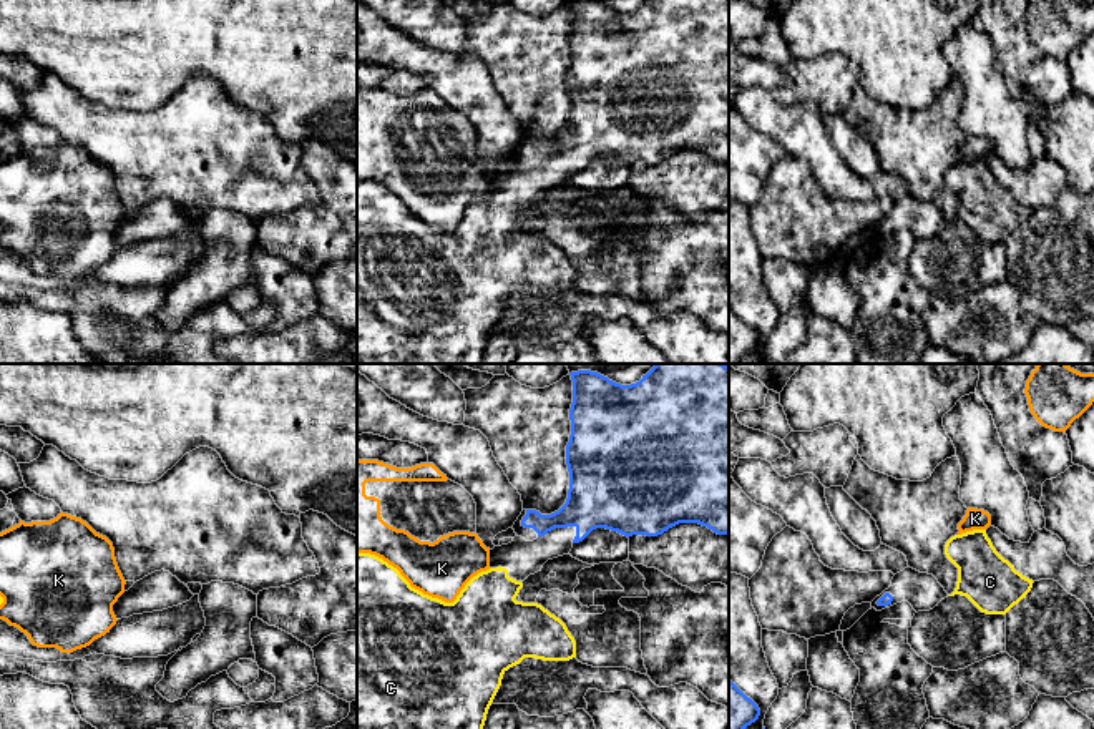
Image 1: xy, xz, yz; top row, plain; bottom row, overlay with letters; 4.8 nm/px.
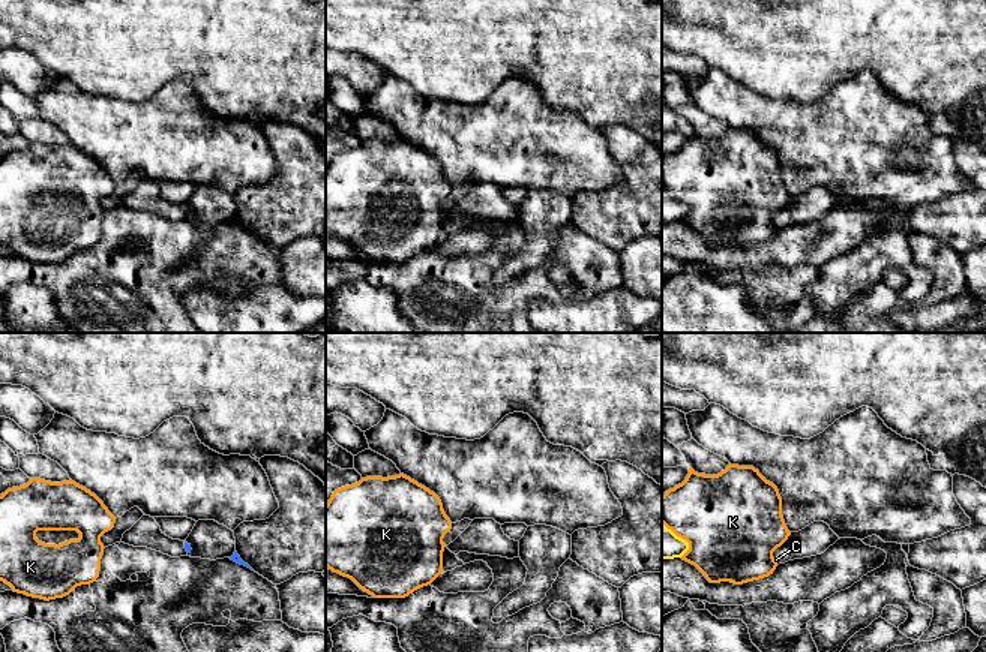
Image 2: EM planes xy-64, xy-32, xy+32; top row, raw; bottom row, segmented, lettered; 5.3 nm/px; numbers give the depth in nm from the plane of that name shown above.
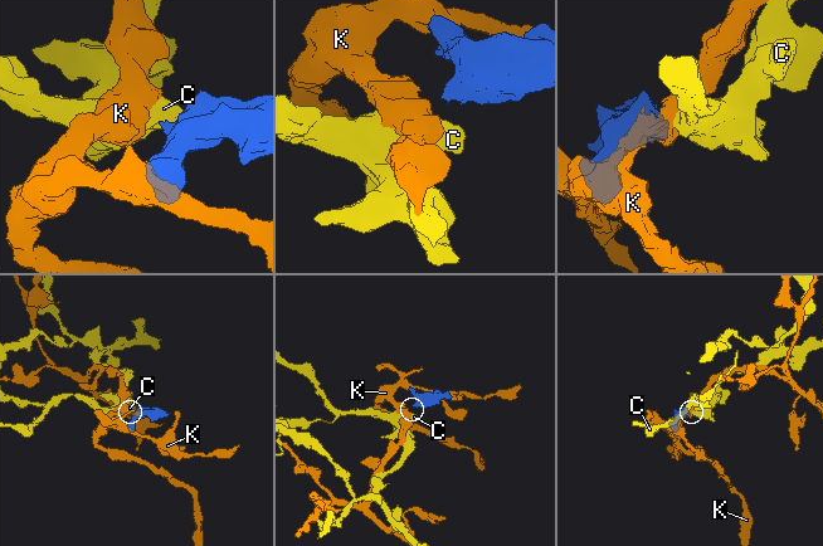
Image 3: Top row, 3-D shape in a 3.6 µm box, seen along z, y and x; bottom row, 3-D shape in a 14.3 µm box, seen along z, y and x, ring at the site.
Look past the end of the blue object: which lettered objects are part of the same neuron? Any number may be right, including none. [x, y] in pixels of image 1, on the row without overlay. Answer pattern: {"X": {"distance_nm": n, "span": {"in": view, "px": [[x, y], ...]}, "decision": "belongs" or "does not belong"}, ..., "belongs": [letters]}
{"C": {"distance_nm": 220, "span": {"in": "xz", "px": [[525, 155], [505, 196]]}, "decision": "belongs"}, "K": {"distance_nm": 200, "span": {"in": "xz", "px": [[522, 153], [488, 176]]}, "decision": "does not belong"}, "belongs": ["C"]}

